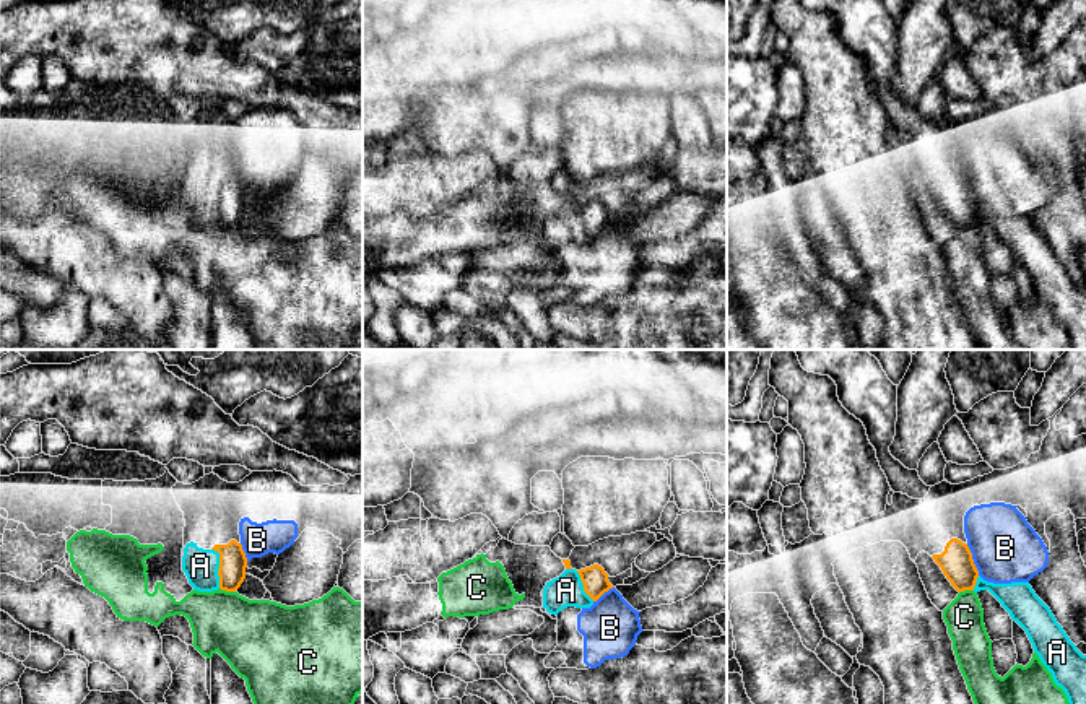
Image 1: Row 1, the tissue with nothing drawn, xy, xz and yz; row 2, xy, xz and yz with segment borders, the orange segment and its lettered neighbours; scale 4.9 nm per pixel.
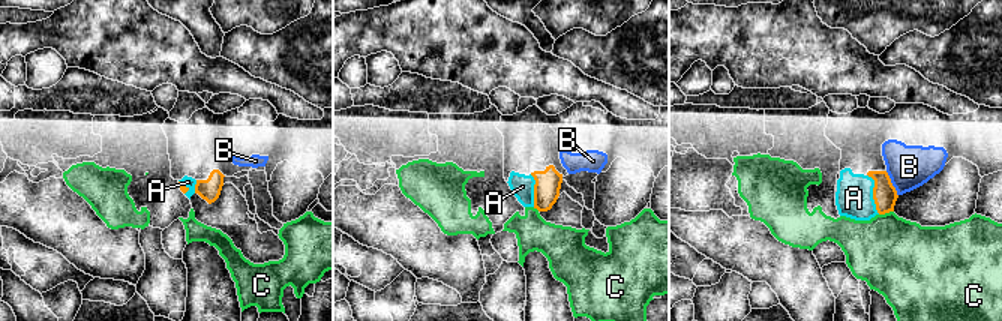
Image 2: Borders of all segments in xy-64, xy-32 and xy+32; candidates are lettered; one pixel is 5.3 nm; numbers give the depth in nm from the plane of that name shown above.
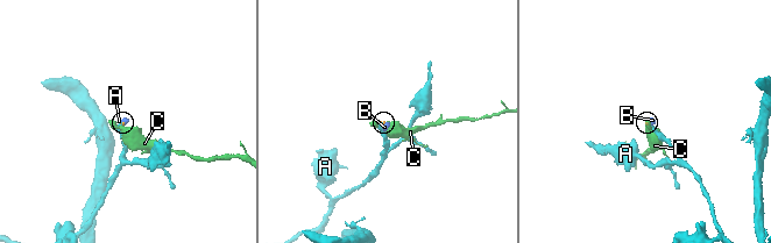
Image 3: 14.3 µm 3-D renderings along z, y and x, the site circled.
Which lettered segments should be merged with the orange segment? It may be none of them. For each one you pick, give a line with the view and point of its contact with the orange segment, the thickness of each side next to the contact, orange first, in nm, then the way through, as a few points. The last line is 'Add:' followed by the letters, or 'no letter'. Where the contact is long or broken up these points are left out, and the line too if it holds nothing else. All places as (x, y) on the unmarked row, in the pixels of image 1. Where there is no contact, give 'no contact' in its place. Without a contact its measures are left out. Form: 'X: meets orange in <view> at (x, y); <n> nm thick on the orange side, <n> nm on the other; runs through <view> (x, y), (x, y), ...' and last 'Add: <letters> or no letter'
A: meets orange in xy at (220, 204); 140 nm thick on the orange side, 170 nm on the other; runs through xy (233, 197), (220, 204), (200, 202)
Add: A

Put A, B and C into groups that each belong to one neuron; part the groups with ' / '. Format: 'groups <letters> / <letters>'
groups A / B / C

